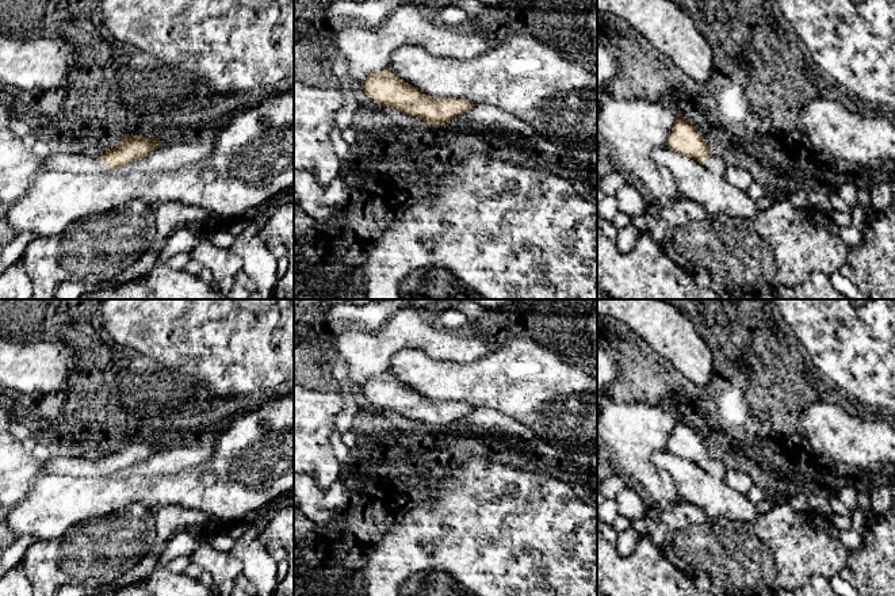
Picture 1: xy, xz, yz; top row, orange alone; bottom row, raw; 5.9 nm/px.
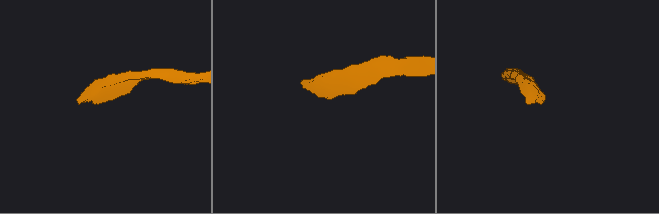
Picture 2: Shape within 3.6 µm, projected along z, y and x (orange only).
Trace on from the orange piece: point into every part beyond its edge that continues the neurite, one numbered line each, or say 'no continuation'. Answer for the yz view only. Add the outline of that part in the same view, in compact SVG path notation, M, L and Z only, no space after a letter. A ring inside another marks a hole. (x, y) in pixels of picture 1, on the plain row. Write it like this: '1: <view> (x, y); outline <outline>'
1: yz (715, 467); outline M712 458L710 463L704 466L704 470L712 477L724 478L730 466L731 465L728 465L727 462L720 462Z

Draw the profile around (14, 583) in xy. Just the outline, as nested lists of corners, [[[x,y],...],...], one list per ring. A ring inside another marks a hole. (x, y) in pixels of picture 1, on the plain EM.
[[[14,568],[0,577],[0,596],[32,596],[31,582],[19,568]]]

